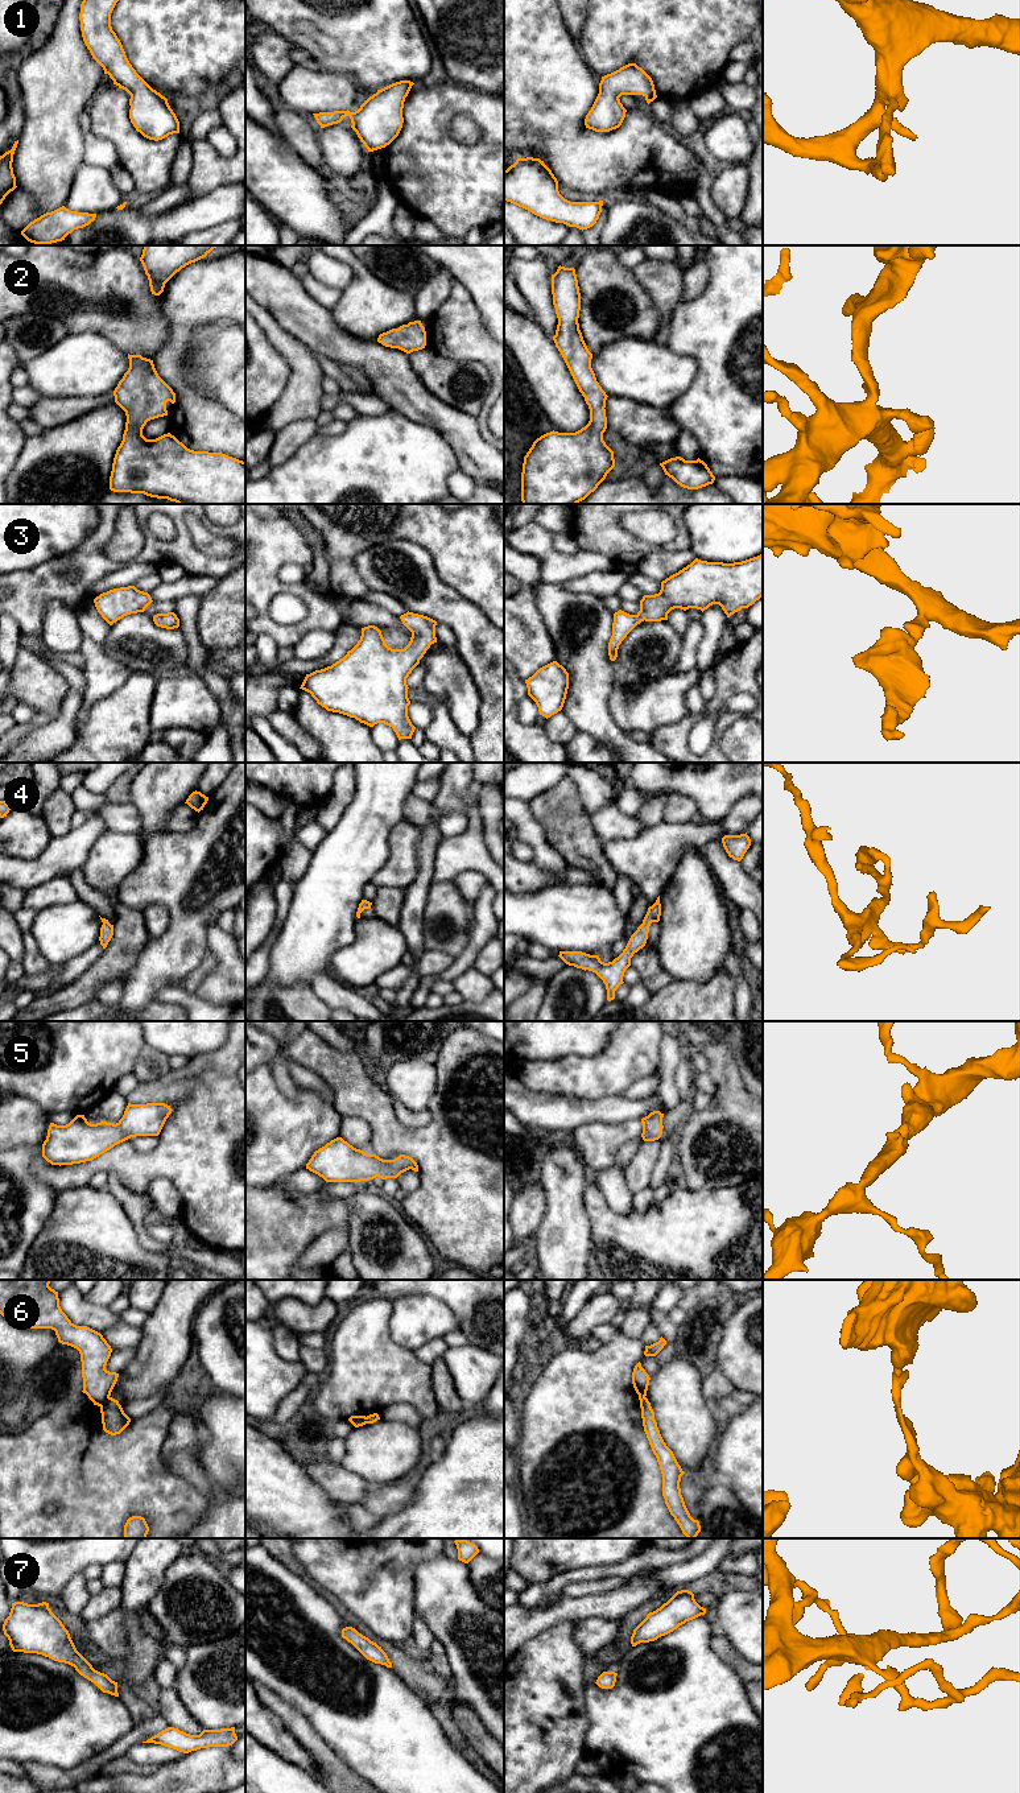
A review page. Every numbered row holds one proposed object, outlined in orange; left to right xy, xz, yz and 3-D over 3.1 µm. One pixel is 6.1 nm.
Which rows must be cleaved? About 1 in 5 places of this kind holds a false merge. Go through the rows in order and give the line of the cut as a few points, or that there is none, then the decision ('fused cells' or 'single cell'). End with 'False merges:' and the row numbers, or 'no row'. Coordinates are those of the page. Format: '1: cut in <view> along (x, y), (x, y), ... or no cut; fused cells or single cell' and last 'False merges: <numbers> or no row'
1: no cut; single cell
2: no cut; single cell
3: no cut; single cell
4: no cut; single cell
5: no cut; single cell
6: cut in xy along (110, 1397), (100, 1407); fused cells
7: no cut; single cell
False merges: 6

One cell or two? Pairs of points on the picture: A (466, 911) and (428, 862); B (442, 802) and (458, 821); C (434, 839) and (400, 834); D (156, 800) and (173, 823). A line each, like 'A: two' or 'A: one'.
A: two
B: two
C: two
D: two

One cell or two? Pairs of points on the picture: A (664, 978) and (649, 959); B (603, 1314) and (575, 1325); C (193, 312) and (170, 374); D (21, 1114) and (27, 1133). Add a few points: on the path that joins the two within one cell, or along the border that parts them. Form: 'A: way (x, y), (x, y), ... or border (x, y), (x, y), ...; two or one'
A: way (660, 974), (649, 963); one
B: way (597, 1314), (593, 1314), (582, 1325); one
C: way (180, 327), (178, 348), (173, 358); one
D: way (21, 1119), (27, 1128); one

